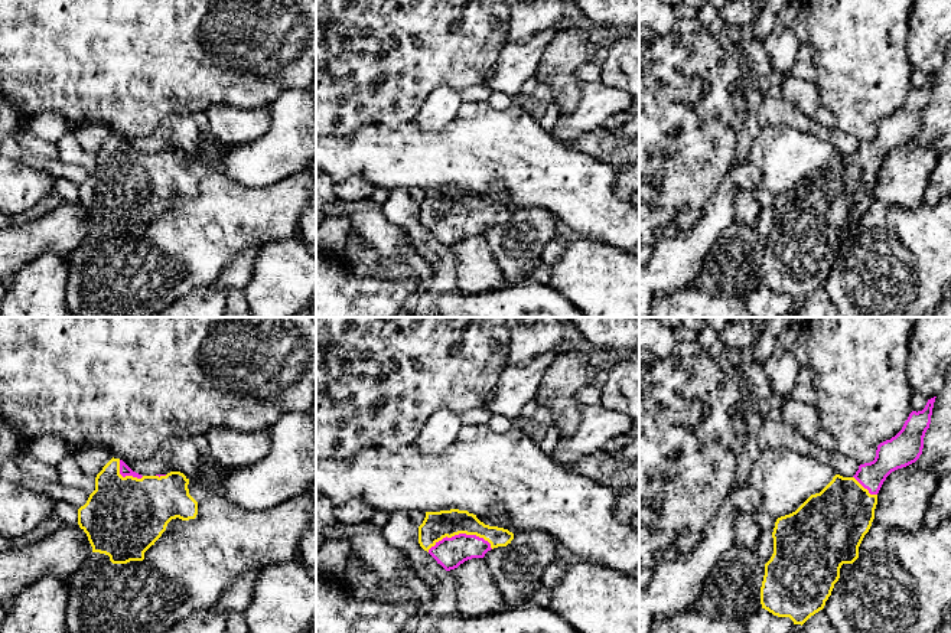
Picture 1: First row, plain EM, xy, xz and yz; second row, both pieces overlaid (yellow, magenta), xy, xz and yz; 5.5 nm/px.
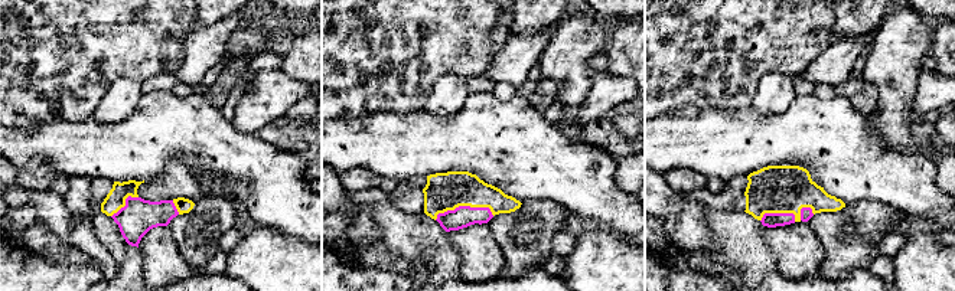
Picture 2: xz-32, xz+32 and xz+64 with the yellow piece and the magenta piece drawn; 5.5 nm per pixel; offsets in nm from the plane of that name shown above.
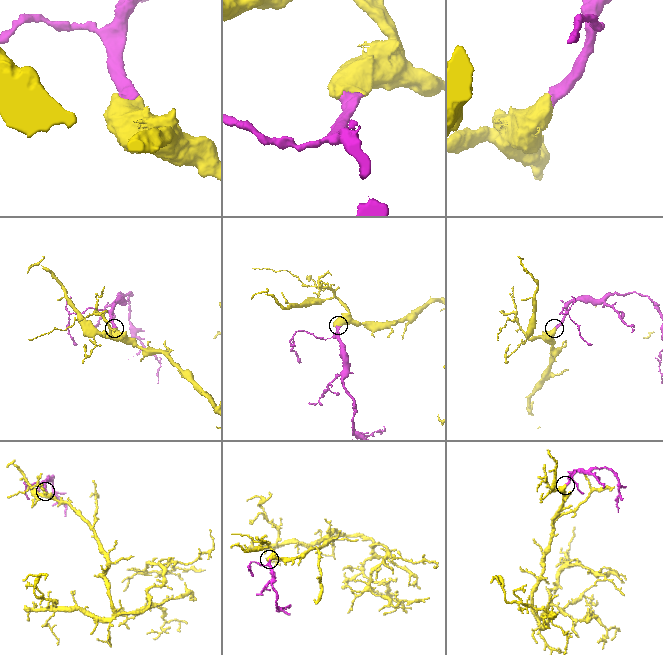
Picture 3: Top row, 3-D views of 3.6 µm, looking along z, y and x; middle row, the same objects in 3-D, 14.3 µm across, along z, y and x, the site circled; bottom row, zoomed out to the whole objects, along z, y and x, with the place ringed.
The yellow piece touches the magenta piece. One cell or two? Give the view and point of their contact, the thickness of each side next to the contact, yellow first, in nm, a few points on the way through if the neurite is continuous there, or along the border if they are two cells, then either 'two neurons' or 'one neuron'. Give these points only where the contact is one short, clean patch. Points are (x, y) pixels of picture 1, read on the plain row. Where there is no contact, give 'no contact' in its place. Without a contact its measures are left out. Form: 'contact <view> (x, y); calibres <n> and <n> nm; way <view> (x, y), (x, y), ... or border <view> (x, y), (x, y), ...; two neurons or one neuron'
contact xz (461, 209); calibres 160 and 170 nm; way xz (436, 202), (443, 209), (461, 209), (450, 219), (449, 229); one neuron

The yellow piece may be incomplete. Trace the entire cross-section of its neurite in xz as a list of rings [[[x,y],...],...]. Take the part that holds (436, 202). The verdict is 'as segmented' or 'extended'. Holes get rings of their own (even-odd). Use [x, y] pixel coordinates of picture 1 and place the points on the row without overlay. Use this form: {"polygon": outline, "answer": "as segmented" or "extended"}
{"polygon": [[[450,186],[426,189],[418,203],[418,221],[446,248],[457,245],[468,236],[483,235],[498,223],[514,216],[508,206],[489,203],[468,187]]], "answer": "extended"}

